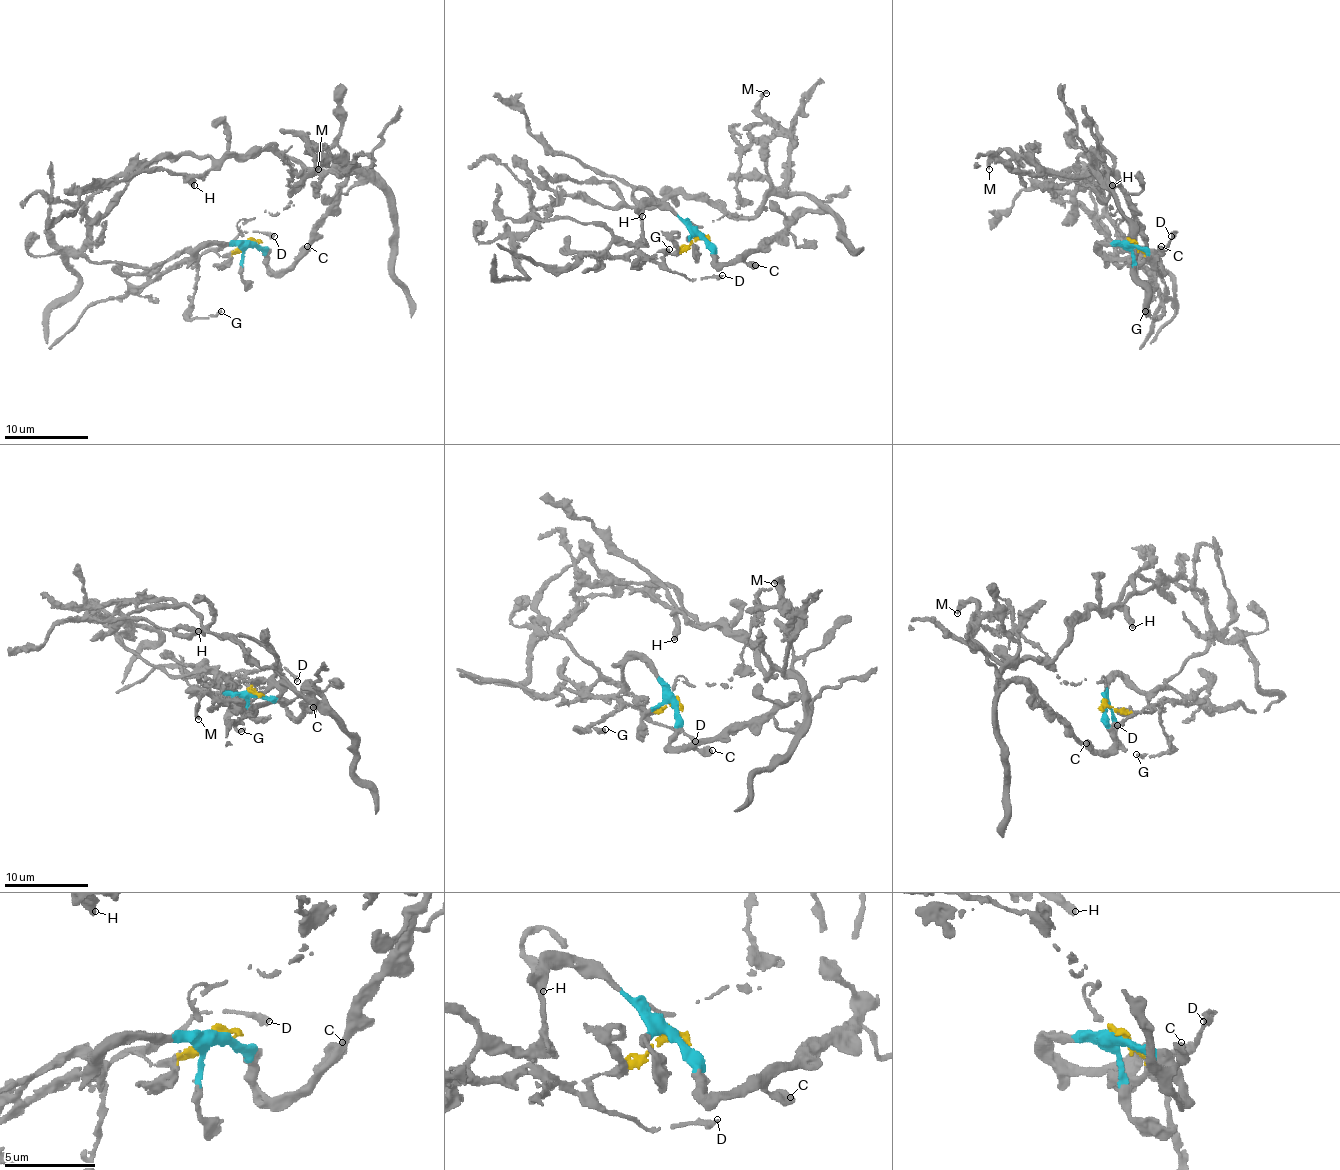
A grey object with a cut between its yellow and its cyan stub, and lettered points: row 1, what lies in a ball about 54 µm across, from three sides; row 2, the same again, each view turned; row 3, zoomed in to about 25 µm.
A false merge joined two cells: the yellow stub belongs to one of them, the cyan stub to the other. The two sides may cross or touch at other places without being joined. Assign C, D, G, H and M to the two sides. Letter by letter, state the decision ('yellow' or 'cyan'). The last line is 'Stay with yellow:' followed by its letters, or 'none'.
C: cyan
D: yellow
G: yellow
H: cyan
M: cyan
Stay with yellow: D, G

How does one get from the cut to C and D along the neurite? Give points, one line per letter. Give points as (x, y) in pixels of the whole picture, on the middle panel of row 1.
C: (699, 233), (710, 254), (722, 263), (745, 261), (756, 265)
D: (699, 236), (686, 246), (670, 252), (665, 265), (691, 280), (722, 276)

